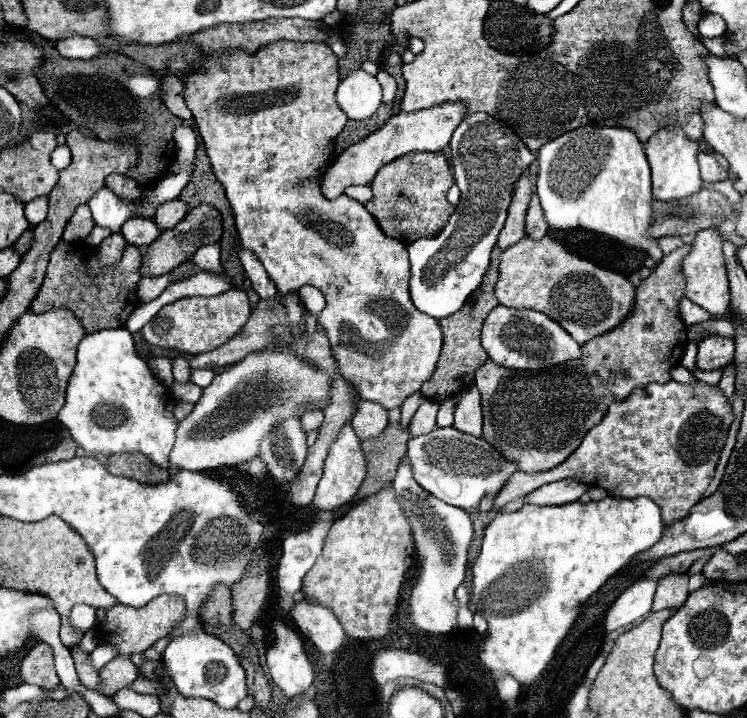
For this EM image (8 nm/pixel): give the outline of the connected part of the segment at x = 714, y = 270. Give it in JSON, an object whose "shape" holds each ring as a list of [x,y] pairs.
{"shape":[[[705,229],[697,233],[697,239],[683,259],[683,275],[685,275],[685,297],[703,307],[713,315],[723,315],[729,309],[729,281],[725,271],[725,259],[721,251],[721,235],[717,229]]]}

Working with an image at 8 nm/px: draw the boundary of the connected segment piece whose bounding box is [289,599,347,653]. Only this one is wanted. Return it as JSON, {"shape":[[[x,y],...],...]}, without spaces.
{"shape":[[[303,599],[293,605],[289,615],[291,615],[293,623],[297,625],[297,629],[307,639],[313,641],[313,645],[317,647],[319,653],[337,651],[347,641],[347,635],[345,635],[341,623],[327,607],[321,607],[317,603],[309,603]]]}

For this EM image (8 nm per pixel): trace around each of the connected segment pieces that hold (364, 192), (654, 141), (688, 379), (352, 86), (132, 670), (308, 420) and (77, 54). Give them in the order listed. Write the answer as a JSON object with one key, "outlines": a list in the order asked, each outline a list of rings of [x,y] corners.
{"outlines":[[[[349,187],[349,189],[345,189],[345,195],[359,201],[359,203],[371,201],[371,189],[369,187]]],[[[673,123],[665,129],[659,129],[645,145],[645,155],[651,165],[651,177],[653,177],[653,199],[659,201],[673,201],[681,197],[689,197],[701,189],[701,175],[697,165],[697,153],[701,151],[699,141],[693,141],[685,137],[683,129]]],[[[677,365],[677,367],[671,369],[671,379],[681,381],[681,383],[693,383],[695,381],[695,377],[683,365]]],[[[363,69],[349,73],[337,87],[337,105],[347,119],[363,121],[371,117],[381,105],[379,81]]],[[[115,657],[103,669],[99,669],[99,687],[97,691],[112,697],[117,691],[131,685],[137,679],[137,667],[131,663],[129,657]]],[[[309,411],[301,417],[301,423],[303,423],[303,429],[305,433],[311,433],[311,431],[317,431],[323,423],[323,413],[321,411]]],[[[81,35],[67,37],[67,39],[59,41],[55,47],[67,59],[91,59],[101,51],[101,47],[93,39],[81,37]]]]}

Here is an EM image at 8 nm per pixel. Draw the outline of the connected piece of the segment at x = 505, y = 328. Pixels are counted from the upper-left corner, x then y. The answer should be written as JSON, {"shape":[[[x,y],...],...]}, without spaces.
{"shape":[[[503,305],[487,315],[485,327],[481,329],[481,345],[489,359],[509,369],[545,369],[581,357],[579,343],[575,343],[553,319],[539,311],[517,311]]]}

